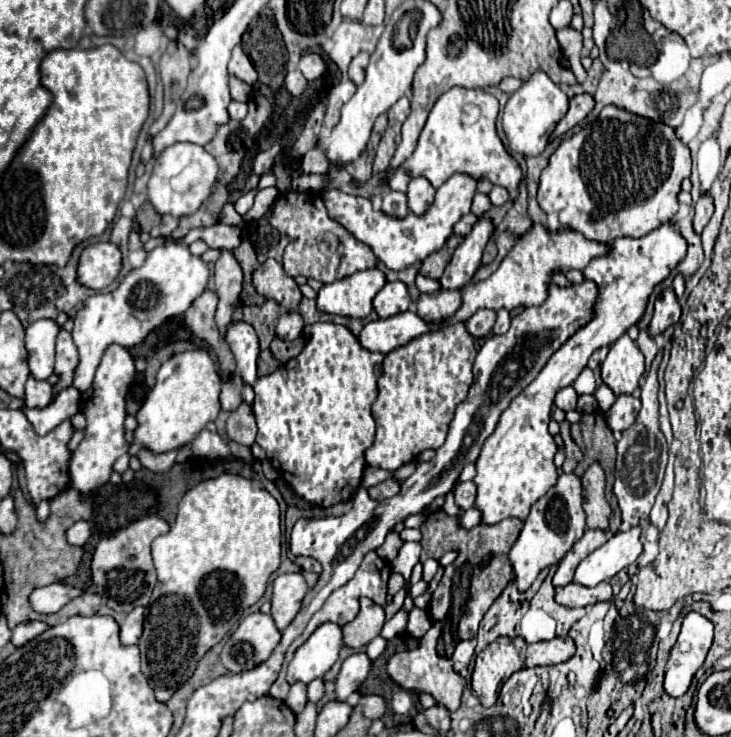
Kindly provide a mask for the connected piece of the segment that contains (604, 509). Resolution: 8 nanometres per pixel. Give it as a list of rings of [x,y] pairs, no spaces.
[[[598,463],[590,465],[588,471],[582,475],[584,487],[584,511],[586,511],[586,525],[590,529],[608,529],[610,505],[604,497],[604,471]]]

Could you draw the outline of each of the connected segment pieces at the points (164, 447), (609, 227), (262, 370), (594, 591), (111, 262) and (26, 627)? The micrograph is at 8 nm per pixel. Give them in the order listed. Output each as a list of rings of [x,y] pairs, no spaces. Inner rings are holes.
[[[192,349],[172,355],[162,363],[156,375],[156,385],[136,413],[138,429],[134,431],[134,443],[128,453],[136,455],[142,447],[154,453],[164,453],[188,445],[210,421],[216,421],[220,413],[220,385],[222,379],[216,373],[214,357],[208,349]]]
[[[606,105],[594,123],[564,139],[554,151],[540,177],[538,205],[546,215],[558,213],[562,227],[598,243],[608,243],[616,237],[644,237],[678,213],[678,193],[682,181],[690,177],[690,165],[690,149],[676,137],[670,125]]]
[[[269,348],[260,352],[257,361],[257,373],[259,377],[272,373],[274,369],[278,369],[280,366],[281,363],[272,357],[272,353]]]
[[[568,583],[566,587],[556,589],[556,603],[564,607],[586,607],[598,601],[606,601],[610,595],[606,593],[606,583],[600,583],[598,587],[584,587],[578,583]]]
[[[98,241],[86,245],[78,259],[78,283],[100,291],[116,279],[120,267],[122,267],[122,253],[114,243]]]
[[[26,621],[26,623],[20,623],[18,627],[12,629],[12,643],[16,647],[22,647],[24,643],[28,643],[34,637],[38,637],[40,633],[44,633],[46,629],[48,629],[48,625],[42,623],[42,621]]]

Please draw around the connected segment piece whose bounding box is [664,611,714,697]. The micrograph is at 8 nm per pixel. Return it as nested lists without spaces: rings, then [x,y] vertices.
[[[690,611],[678,635],[678,641],[670,649],[664,675],[664,691],[670,697],[680,697],[688,691],[694,673],[706,659],[706,653],[712,645],[714,625],[700,613]]]

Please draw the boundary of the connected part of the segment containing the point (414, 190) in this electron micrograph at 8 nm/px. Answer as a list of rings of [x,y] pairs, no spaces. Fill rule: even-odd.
[[[412,177],[406,193],[408,193],[408,209],[416,215],[422,215],[434,201],[436,189],[426,177]]]

